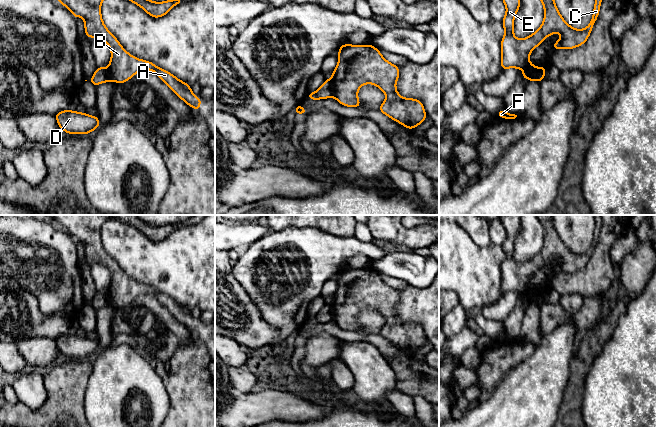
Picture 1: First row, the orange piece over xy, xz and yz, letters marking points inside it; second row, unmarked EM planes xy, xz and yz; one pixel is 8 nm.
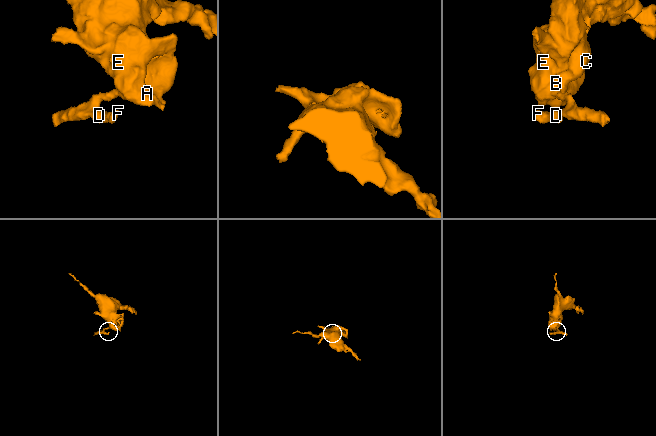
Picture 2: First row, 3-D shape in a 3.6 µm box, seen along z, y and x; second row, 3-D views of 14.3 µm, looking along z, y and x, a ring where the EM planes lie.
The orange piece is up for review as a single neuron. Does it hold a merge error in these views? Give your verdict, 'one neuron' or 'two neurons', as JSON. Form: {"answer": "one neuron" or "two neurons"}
{"answer": "two neurons"}

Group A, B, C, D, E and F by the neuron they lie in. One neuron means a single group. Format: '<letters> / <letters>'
A B C E / D F

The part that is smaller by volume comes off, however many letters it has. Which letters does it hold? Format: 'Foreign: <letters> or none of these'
Foreign: D, F

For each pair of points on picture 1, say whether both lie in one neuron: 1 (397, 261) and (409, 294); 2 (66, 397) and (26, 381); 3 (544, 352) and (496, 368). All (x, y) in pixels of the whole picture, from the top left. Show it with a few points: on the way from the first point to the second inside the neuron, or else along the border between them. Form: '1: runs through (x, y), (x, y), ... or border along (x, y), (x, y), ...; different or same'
1: border along (408, 284), (414, 287), (428, 286); different
2: border along (44, 380), (46, 400), (39, 407), (32, 409); different
3: border along (529, 354), (506, 372); different

